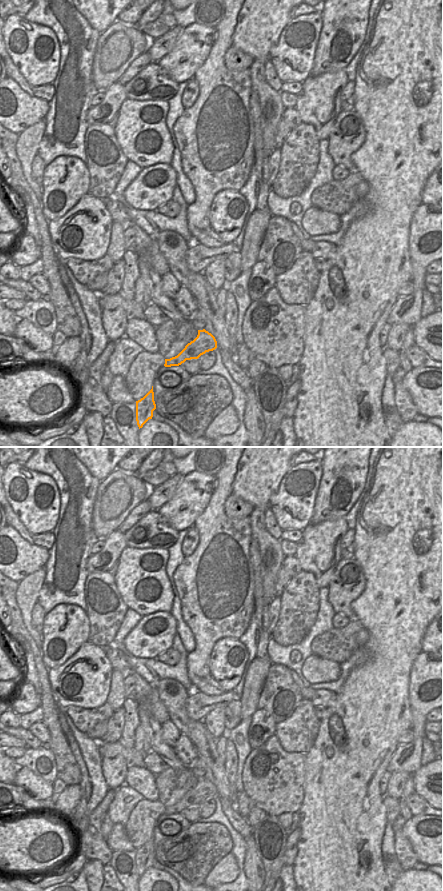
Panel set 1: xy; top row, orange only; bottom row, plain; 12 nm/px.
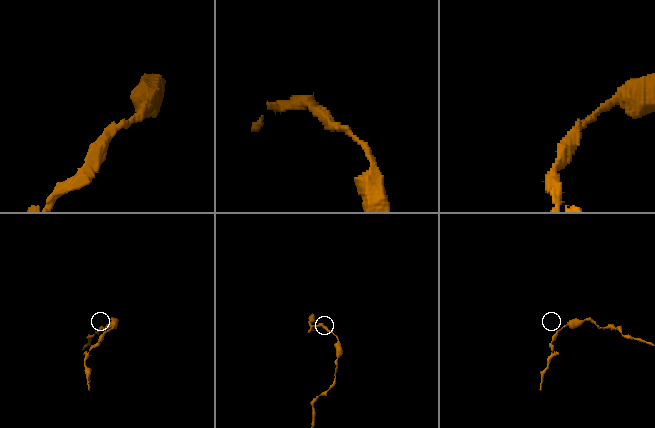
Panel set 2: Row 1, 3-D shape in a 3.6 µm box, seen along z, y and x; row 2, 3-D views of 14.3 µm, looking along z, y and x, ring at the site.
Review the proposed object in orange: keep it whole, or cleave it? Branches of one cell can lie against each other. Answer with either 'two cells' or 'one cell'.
two cells

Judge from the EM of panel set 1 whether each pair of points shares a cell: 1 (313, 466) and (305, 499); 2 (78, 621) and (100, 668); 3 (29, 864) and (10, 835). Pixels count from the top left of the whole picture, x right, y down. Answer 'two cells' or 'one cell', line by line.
1: one cell
2: two cells
3: one cell

